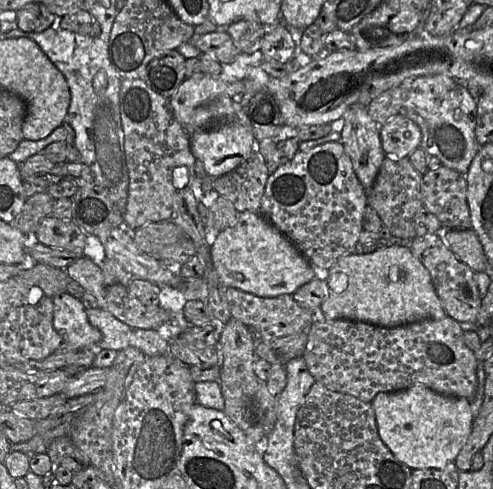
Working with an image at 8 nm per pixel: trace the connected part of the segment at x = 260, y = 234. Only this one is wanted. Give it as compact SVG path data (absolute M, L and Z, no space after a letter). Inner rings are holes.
M240 212L236 224L216 235L210 252L223 287L236 288L260 297L292 295L319 273L295 245L259 212Z

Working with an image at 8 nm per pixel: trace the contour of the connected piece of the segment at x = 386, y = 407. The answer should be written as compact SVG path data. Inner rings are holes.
M423 385L402 391L380 392L371 402L380 438L410 469L444 469L455 462L472 431L470 401L437 393Z

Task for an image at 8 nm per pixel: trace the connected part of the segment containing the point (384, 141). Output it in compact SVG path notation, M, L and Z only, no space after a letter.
M398 113L380 126L380 139L385 155L408 158L420 147L420 128L408 117Z

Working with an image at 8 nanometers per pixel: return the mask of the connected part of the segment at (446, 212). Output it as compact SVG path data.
M443 165L428 170L421 181L422 204L425 210L434 214L445 229L471 229L470 210L467 201L466 175Z

